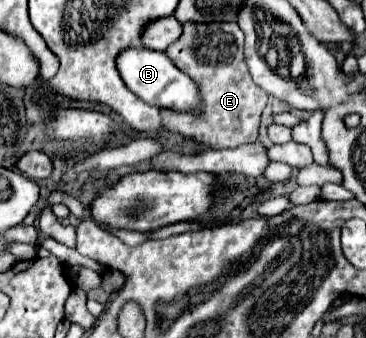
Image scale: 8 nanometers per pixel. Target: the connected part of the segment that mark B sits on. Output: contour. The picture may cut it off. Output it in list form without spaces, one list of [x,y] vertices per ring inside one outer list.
[[[125,48],[115,58],[117,72],[123,78],[125,86],[137,94],[143,102],[157,106],[157,108],[171,108],[171,110],[199,110],[199,90],[193,84],[193,80],[183,74],[179,68],[169,62],[169,58],[163,52],[153,52],[147,48]]]

